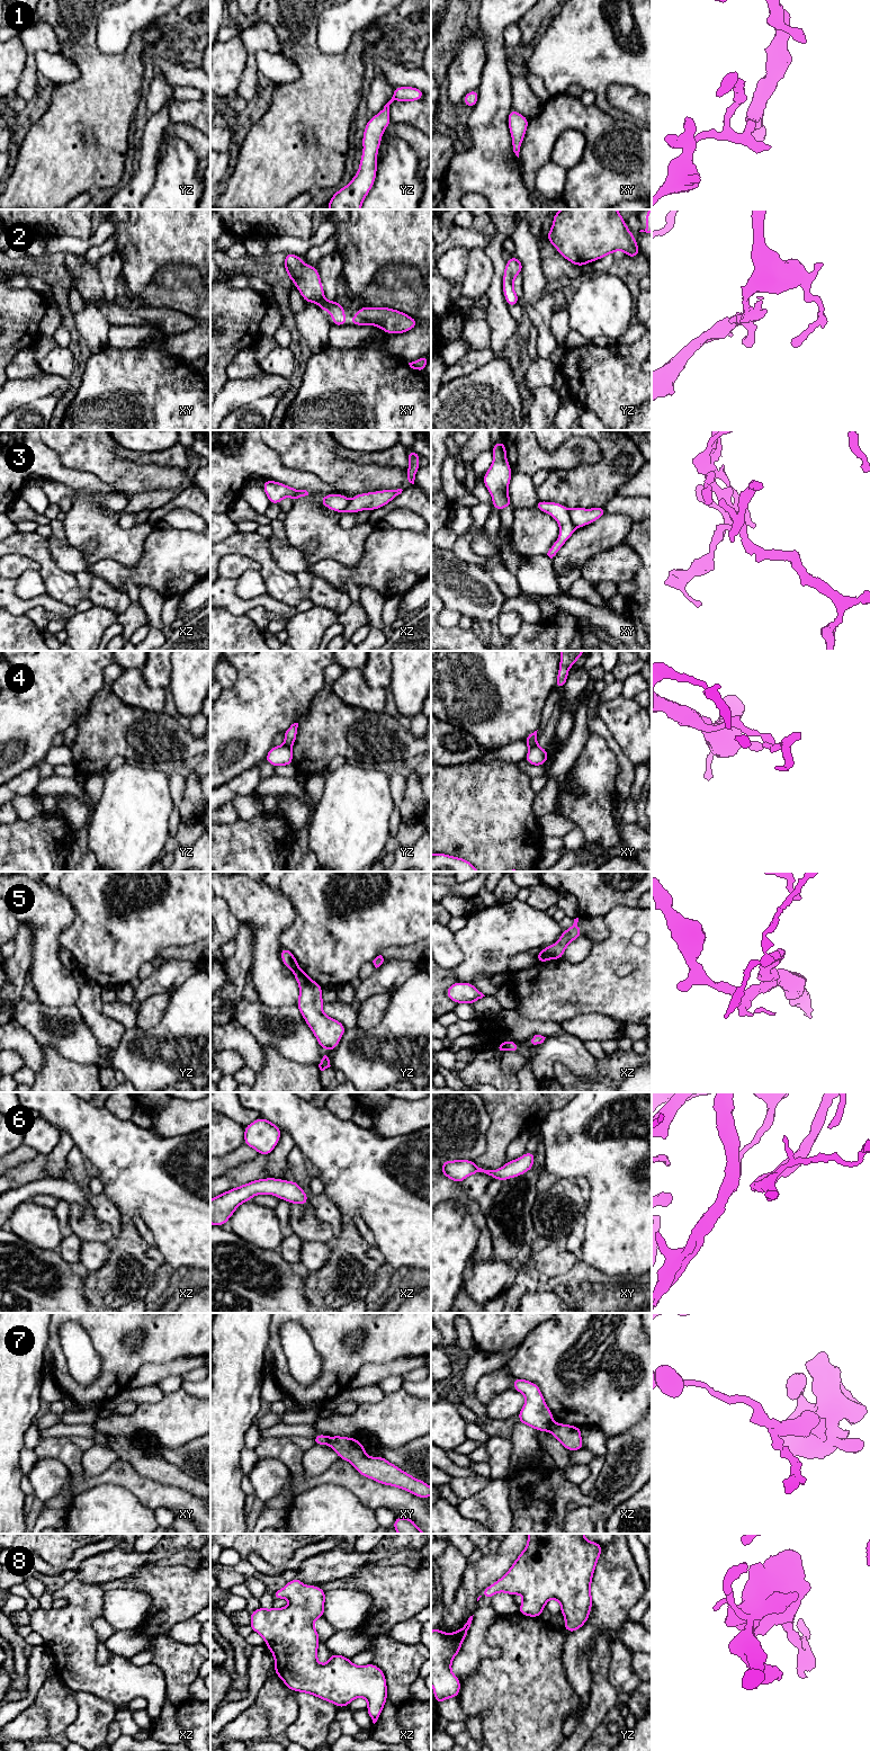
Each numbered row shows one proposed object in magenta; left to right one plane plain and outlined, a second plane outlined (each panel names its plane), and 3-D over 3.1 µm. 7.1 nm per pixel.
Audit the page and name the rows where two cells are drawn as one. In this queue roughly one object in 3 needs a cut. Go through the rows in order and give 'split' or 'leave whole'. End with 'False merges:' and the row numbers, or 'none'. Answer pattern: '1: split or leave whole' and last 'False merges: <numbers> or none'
1: leave whole
2: leave whole
3: split
4: split
5: split
6: leave whole
7: split
8: leave whole
False merges: 3, 4, 5, 7

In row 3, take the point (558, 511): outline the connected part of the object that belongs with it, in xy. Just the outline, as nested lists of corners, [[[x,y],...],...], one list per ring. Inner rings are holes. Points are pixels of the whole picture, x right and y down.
[[[539,500],[536,503],[535,508],[553,516],[559,525],[559,537],[550,546],[547,553],[547,555],[550,559],[553,559],[558,553],[558,551],[563,547],[566,541],[573,535],[576,527],[571,520],[568,509],[560,503],[546,502],[546,501]]]

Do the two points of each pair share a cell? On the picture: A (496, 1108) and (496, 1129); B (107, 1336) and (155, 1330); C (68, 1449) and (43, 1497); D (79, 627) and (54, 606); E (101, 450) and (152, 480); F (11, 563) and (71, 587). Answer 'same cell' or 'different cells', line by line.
A: same cell
B: same cell
C: different cells
D: different cells
E: same cell
F: different cells

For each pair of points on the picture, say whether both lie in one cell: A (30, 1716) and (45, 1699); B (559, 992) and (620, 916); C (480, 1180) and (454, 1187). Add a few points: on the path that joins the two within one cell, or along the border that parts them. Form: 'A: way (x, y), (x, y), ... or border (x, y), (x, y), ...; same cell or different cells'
A: border (34, 1703), (45, 1714), (48, 1731); different cells
B: way (581, 979), (620, 937); same cell
C: border (459, 1184), (464, 1195), (468, 1199), (476, 1200); different cells

